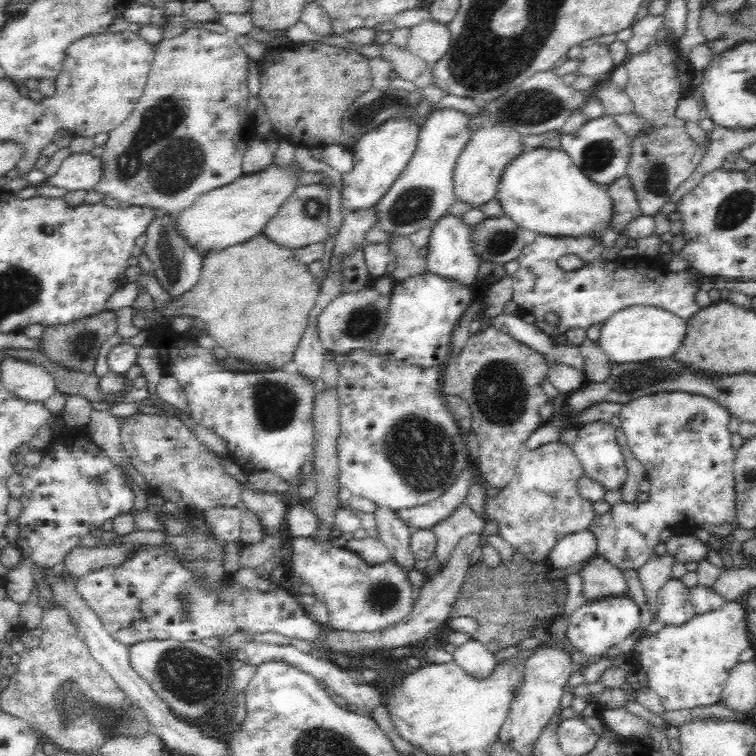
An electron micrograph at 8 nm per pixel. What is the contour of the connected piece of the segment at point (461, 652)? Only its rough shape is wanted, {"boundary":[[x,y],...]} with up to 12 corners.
{"boundary":[[483,639],[456,648],[453,661],[470,676],[486,678],[497,662]]}

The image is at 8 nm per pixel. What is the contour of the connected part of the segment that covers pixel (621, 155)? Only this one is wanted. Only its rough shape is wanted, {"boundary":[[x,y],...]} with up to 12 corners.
{"boundary":[[599,113],[559,148],[603,187],[624,176],[631,138]]}

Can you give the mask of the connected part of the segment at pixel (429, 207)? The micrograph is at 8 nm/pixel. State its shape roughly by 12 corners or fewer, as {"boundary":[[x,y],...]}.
{"boundary":[[437,108],[377,202],[378,227],[409,236],[457,202],[453,172],[474,130]]}

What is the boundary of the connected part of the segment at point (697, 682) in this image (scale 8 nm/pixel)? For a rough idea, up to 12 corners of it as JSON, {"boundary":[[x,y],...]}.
{"boundary":[[742,600],[634,651],[666,711],[720,701],[754,645]]}

